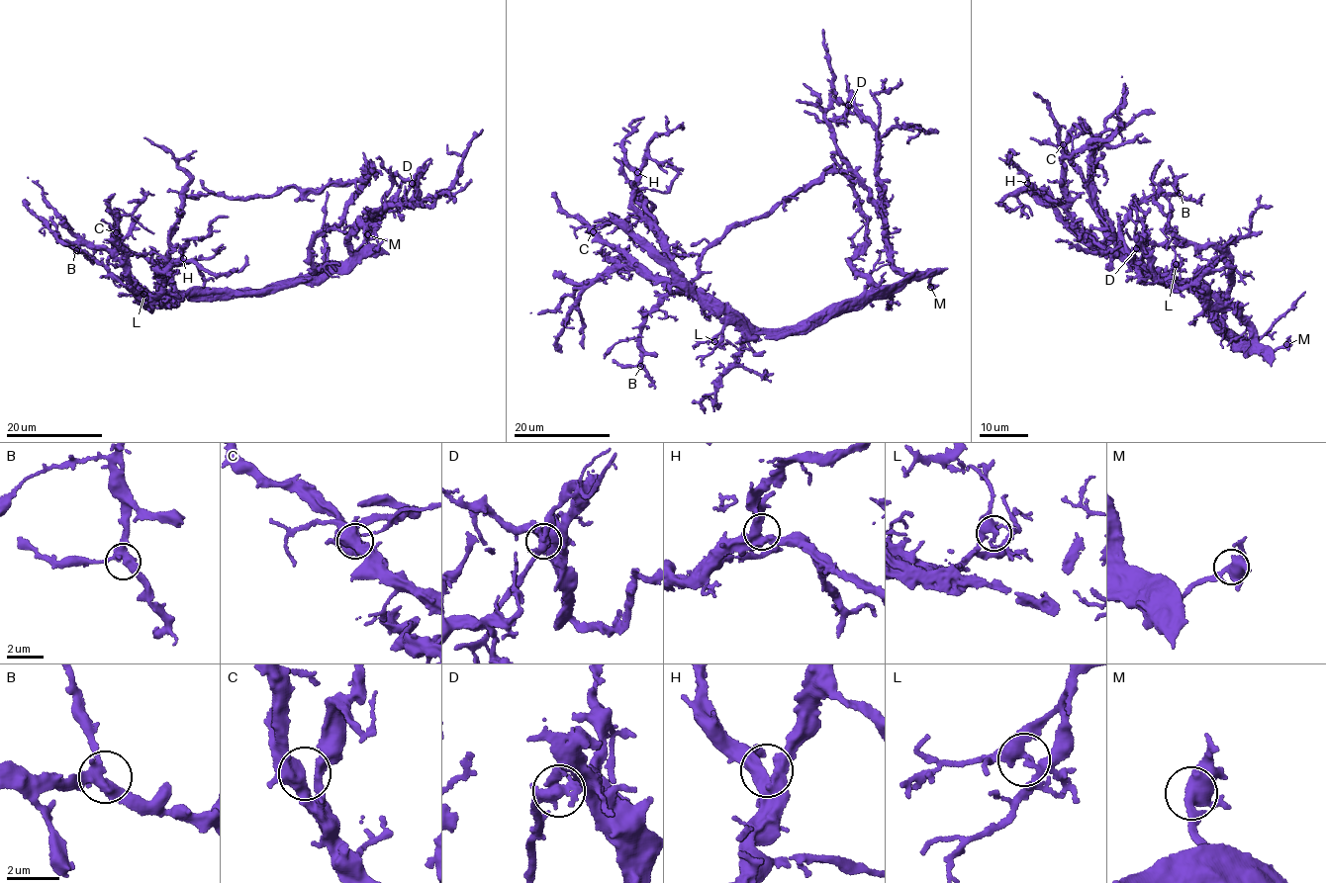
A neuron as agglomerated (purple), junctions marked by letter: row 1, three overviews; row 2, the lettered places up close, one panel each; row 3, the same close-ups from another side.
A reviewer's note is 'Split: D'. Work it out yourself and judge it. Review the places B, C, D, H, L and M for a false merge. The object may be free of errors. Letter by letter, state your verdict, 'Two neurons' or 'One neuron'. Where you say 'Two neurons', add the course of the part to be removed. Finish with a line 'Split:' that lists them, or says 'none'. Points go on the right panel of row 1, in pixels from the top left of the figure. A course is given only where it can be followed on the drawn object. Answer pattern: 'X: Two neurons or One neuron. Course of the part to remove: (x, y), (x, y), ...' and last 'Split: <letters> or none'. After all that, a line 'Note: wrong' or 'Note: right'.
B: One neuron
C: One neuron
D: Two neurons. Course of the part to remove: (1136, 249), (1138, 240), (1131, 238), (1126, 228)
H: One neuron
L: One neuron
M: One neuron
Split: D
Note: right

